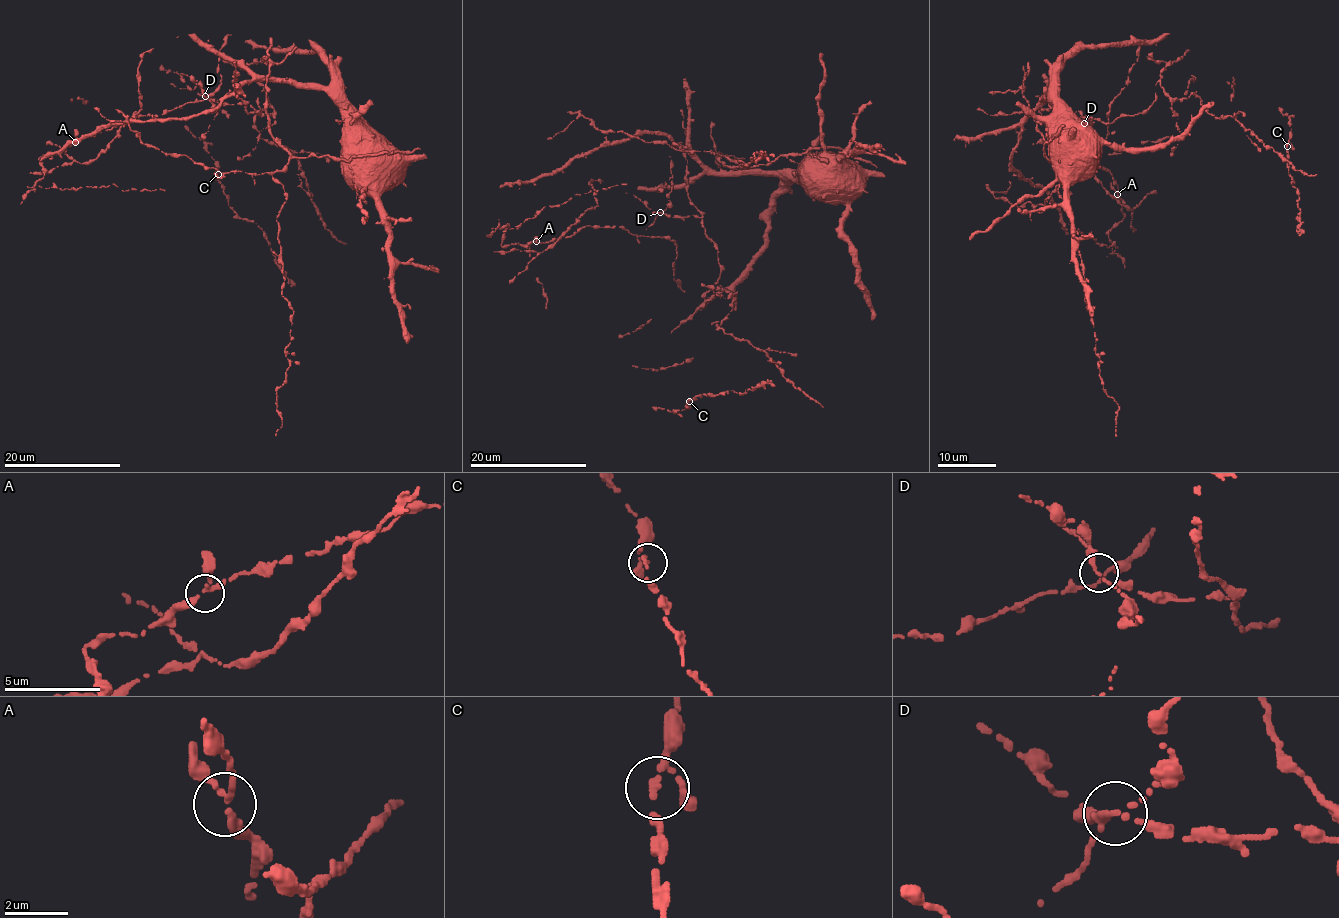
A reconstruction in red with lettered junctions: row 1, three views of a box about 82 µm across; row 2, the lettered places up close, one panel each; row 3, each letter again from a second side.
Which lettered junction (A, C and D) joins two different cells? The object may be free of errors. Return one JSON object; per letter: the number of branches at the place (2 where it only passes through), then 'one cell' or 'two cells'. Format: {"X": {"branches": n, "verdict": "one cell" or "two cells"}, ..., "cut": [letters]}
{"A": {"branches": 3, "verdict": "one cell"}, "C": {"branches": 3, "verdict": "one cell"}, "D": {"branches": 3, "verdict": "two cells"}, "cut": ["D"]}

